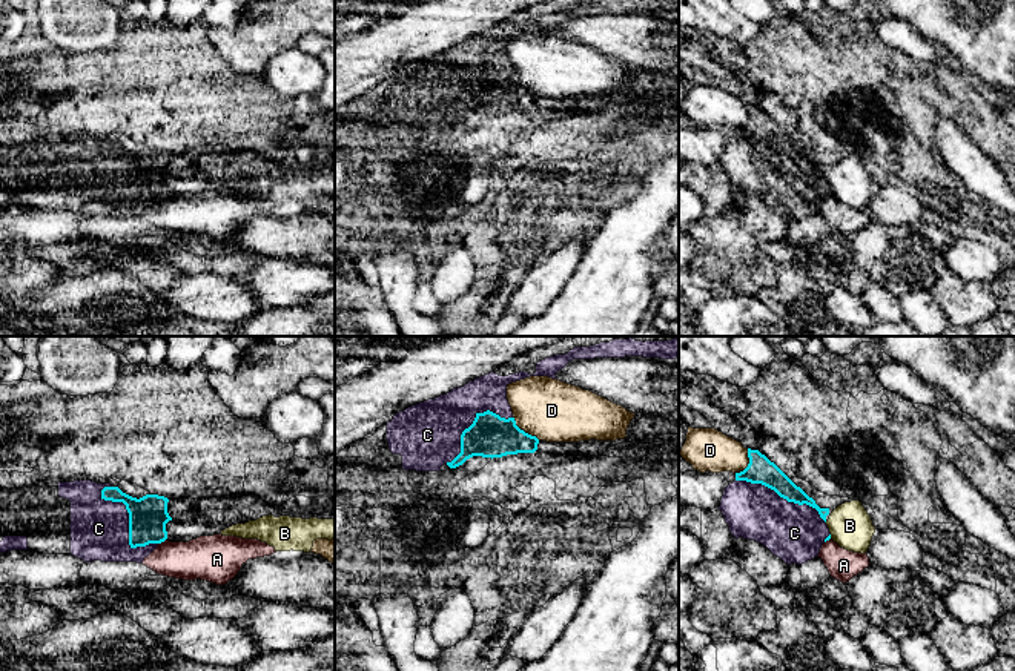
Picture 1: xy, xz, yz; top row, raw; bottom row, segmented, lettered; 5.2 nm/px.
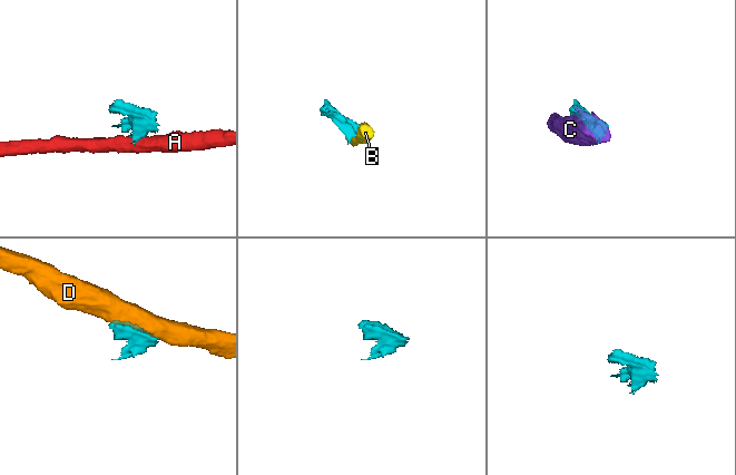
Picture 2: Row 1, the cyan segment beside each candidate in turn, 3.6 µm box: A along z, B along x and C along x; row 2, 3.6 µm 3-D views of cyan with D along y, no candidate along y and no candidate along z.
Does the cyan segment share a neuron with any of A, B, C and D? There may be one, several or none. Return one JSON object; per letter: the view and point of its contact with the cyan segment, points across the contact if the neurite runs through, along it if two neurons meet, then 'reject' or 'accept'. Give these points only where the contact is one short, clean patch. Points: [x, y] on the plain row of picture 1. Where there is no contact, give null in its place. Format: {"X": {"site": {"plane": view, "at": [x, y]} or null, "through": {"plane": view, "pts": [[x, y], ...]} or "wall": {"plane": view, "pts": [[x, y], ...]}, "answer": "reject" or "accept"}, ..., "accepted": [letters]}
{"A": {"site": {"plane": "xy", "at": [162, 197]}, "wall": {"plane": "xy", "pts": [[165, 195], [158, 200]]}, "answer": "reject"}, "B": {"site": {"plane": "yz", "at": [829, 192]}, "wall": {"plane": "yz", "pts": [[829, 191], [831, 194]]}, "answer": "reject"}, "C": {"site": {"plane": "xy", "at": [129, 178]}, "answer": "accept"}, "D": {"site": {"plane": "xz", "at": [522, 86]}, "answer": "reject"}, "accepted": ["C"]}

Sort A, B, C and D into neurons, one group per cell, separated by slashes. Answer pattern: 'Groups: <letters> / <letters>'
Groups: A / B / C / D

